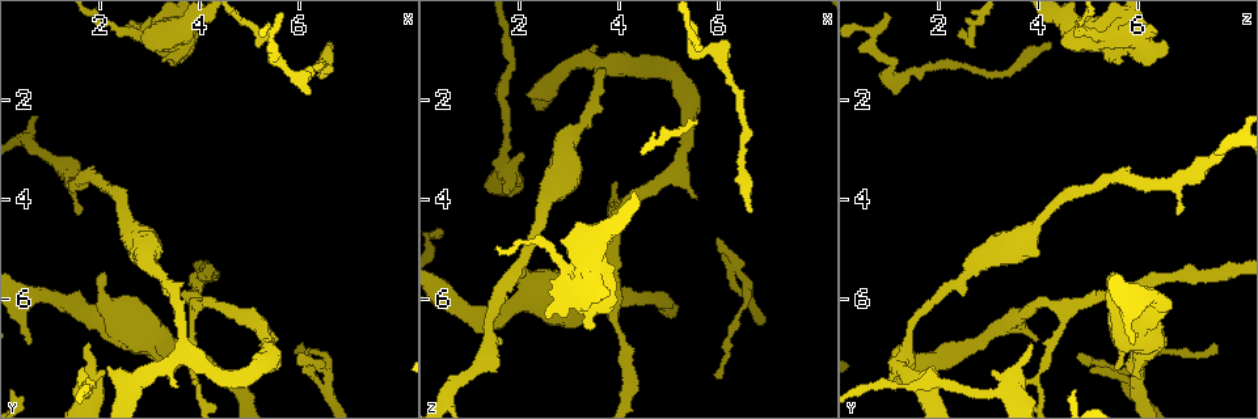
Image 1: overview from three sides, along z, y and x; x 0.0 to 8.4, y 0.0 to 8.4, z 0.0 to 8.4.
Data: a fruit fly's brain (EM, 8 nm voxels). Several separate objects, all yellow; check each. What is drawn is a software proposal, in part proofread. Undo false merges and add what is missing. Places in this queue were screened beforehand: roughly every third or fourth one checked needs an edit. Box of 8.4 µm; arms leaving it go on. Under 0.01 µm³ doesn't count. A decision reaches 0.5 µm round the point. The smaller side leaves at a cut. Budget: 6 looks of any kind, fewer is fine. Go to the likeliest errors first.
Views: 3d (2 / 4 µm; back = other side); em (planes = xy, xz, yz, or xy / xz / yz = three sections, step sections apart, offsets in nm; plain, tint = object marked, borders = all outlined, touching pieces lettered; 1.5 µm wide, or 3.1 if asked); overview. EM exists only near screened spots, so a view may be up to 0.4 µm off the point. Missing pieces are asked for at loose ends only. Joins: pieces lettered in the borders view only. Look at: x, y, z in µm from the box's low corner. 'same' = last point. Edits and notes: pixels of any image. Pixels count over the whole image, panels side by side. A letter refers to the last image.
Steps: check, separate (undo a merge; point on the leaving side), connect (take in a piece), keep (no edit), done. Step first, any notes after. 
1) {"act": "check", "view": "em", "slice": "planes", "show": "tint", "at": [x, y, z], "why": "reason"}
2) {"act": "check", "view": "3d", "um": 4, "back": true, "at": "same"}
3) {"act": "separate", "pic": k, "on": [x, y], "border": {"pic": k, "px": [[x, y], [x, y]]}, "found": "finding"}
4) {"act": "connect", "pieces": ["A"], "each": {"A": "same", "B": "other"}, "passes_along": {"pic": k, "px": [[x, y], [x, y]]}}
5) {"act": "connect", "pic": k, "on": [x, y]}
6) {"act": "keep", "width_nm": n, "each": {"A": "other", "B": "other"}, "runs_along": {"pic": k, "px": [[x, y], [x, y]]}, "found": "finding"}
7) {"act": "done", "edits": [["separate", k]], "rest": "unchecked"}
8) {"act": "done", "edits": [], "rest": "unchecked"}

{"act": "check", "view": "3d", "um": 4, "at": [6.65, 0.90, 4.25], "why": "an open end"}

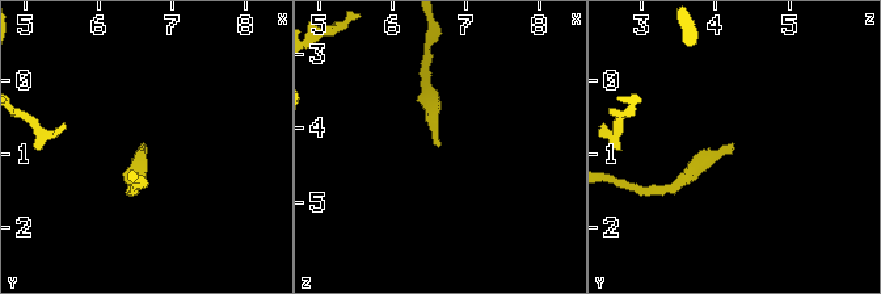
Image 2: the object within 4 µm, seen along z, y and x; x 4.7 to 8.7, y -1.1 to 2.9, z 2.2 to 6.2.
{"act": "check", "view": "em", "slice": "xy", "step": 8, "show": "tint", "at": [6.60, 0.85, 4.25]}

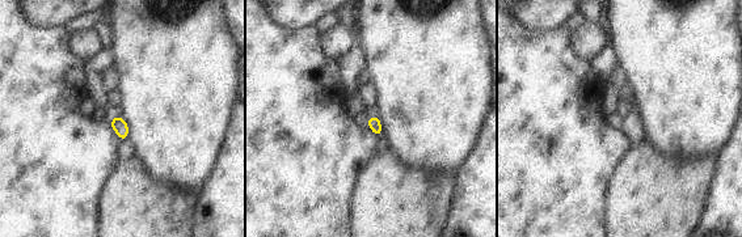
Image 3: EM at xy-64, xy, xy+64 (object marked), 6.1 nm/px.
{"act": "check", "view": "em", "slice": "planes", "show": "borders", "at": "same", "why": "cut it another way"}

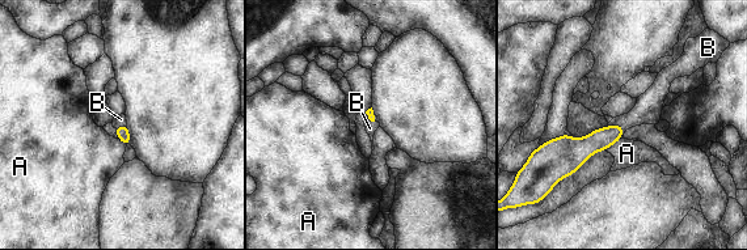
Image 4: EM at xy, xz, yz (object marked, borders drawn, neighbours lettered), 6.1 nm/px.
{"act": "connect", "pieces": ["B"], "longest_contact_nm": ["A", 130], "each": {"A": "other", "B": "same"}, "passes_along": {"pic": 4, "px": [[600, 139], [620, 126], [648, 110]]}, "found": "it goes on there"}

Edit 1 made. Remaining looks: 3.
{"act": "check", "view": "overview", "why": "see it whole again"}

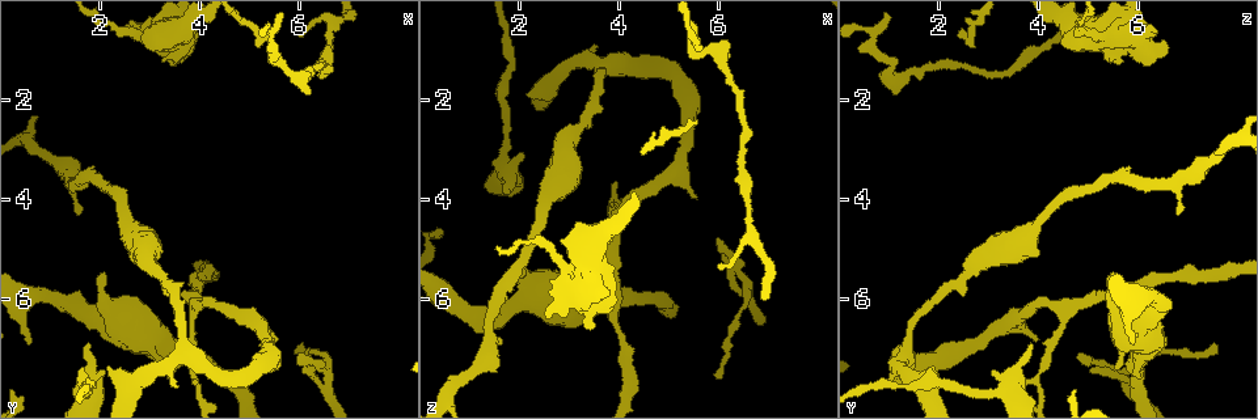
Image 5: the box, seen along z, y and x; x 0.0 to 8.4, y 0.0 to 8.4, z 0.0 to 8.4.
{"act": "check", "view": "em", "slice": "planes", "show": "plain", "at": [2.70, 0.70, 5.10], "why": "sudden change in width"}

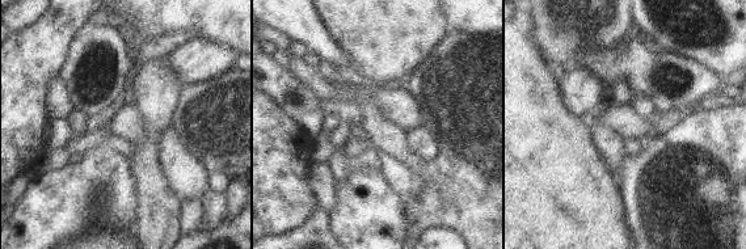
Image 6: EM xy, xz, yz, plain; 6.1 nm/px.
{"act": "check", "view": "em", "slice": "planes", "show": "borders", "at": "same"}

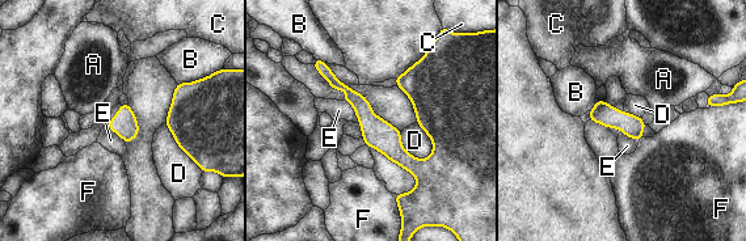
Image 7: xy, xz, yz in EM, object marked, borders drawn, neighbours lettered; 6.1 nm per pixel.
{"act": "keep", "each": {"A": "other", "B": "other", "C": "other", "D": "other", "E": "other", "F": "other"}, "border": {"pic": 7, "px": [[342, 100], [352, 106], [359, 122]]}, "found": "continuous, no second neuron"}

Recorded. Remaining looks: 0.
{"act": "done", "edits": [["connect", 4]], "rest": "unchecked"}

